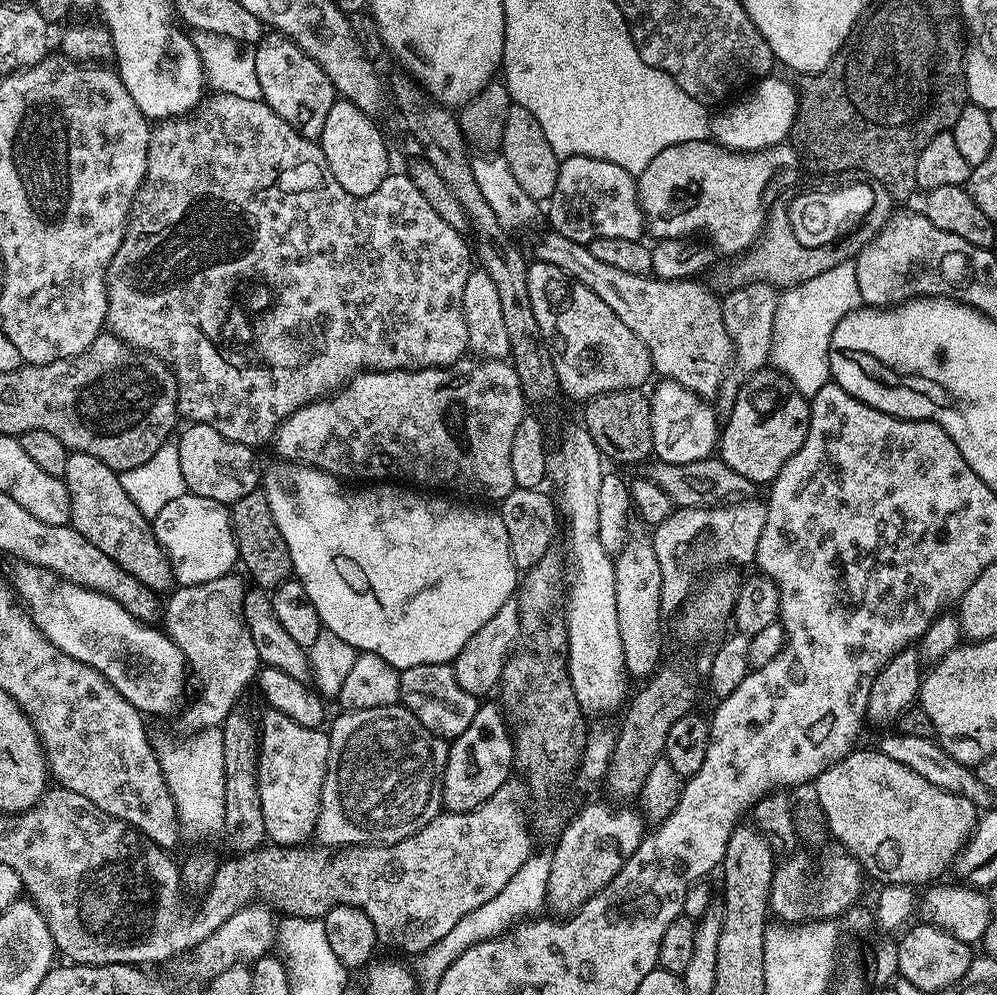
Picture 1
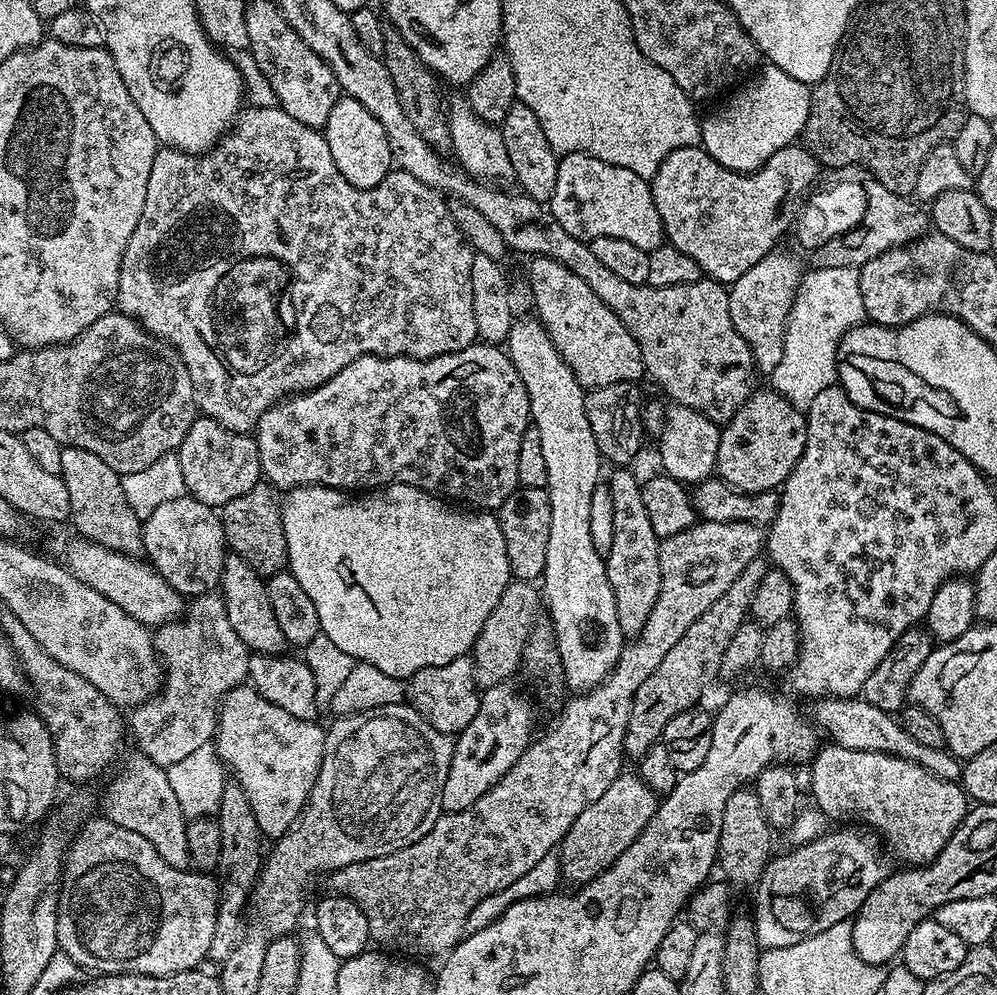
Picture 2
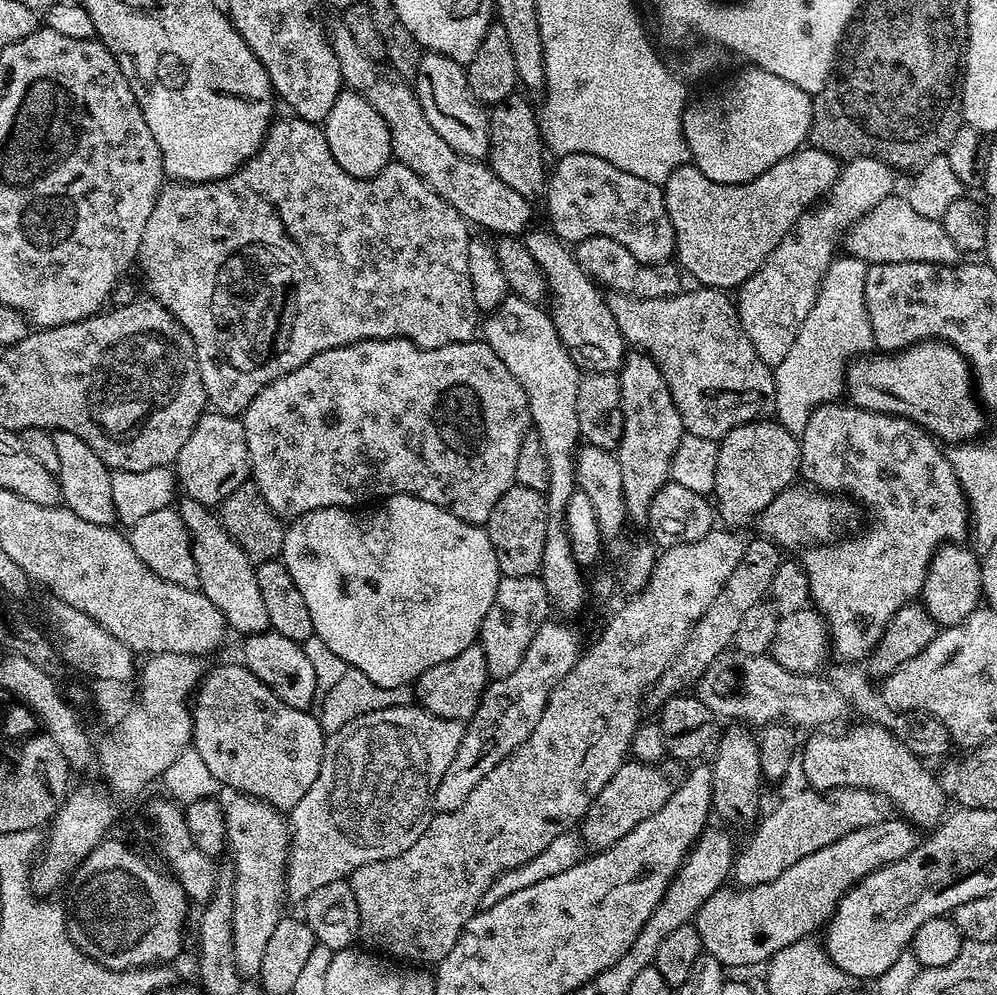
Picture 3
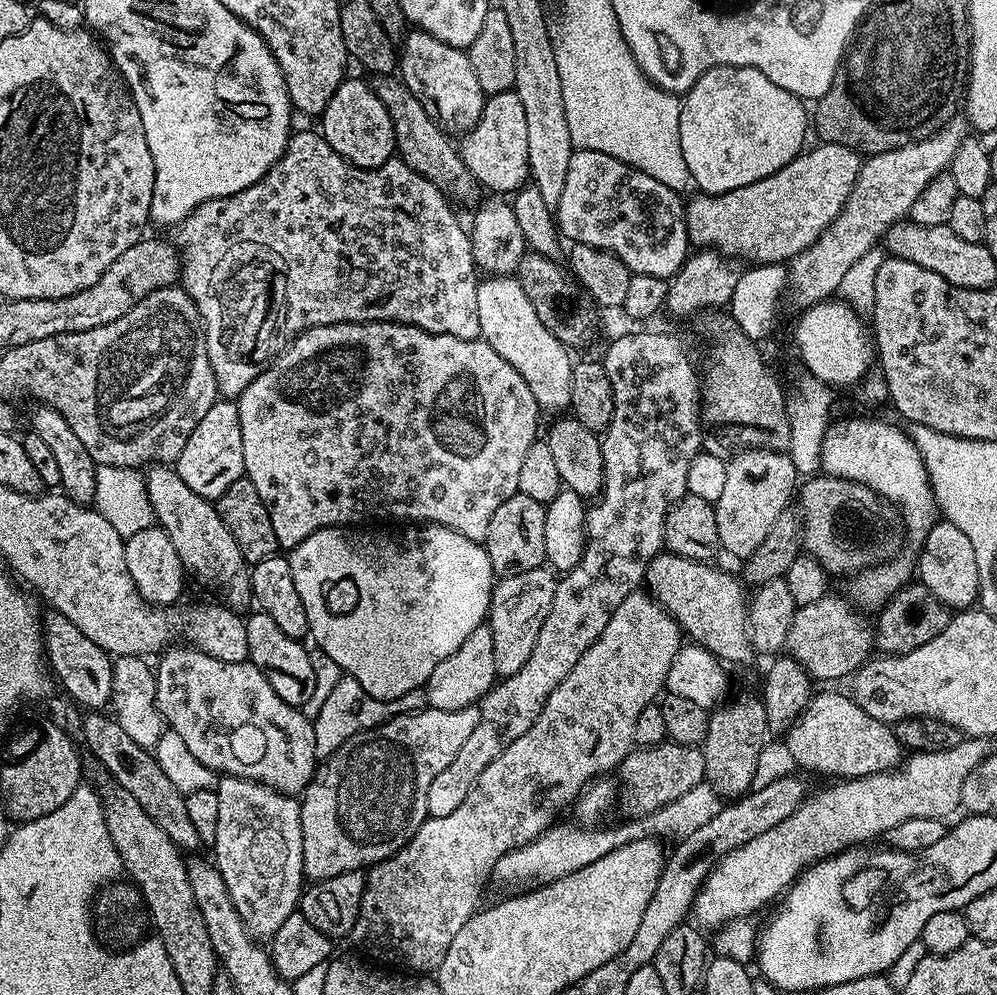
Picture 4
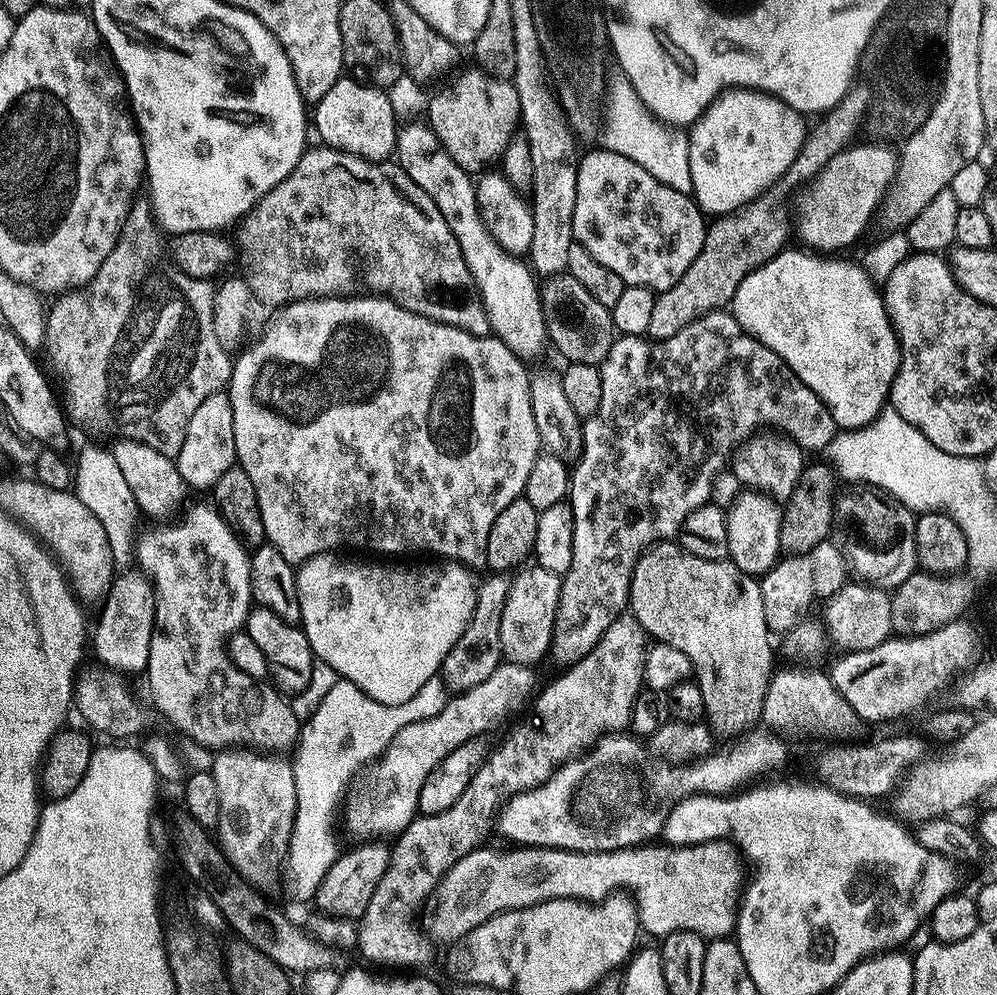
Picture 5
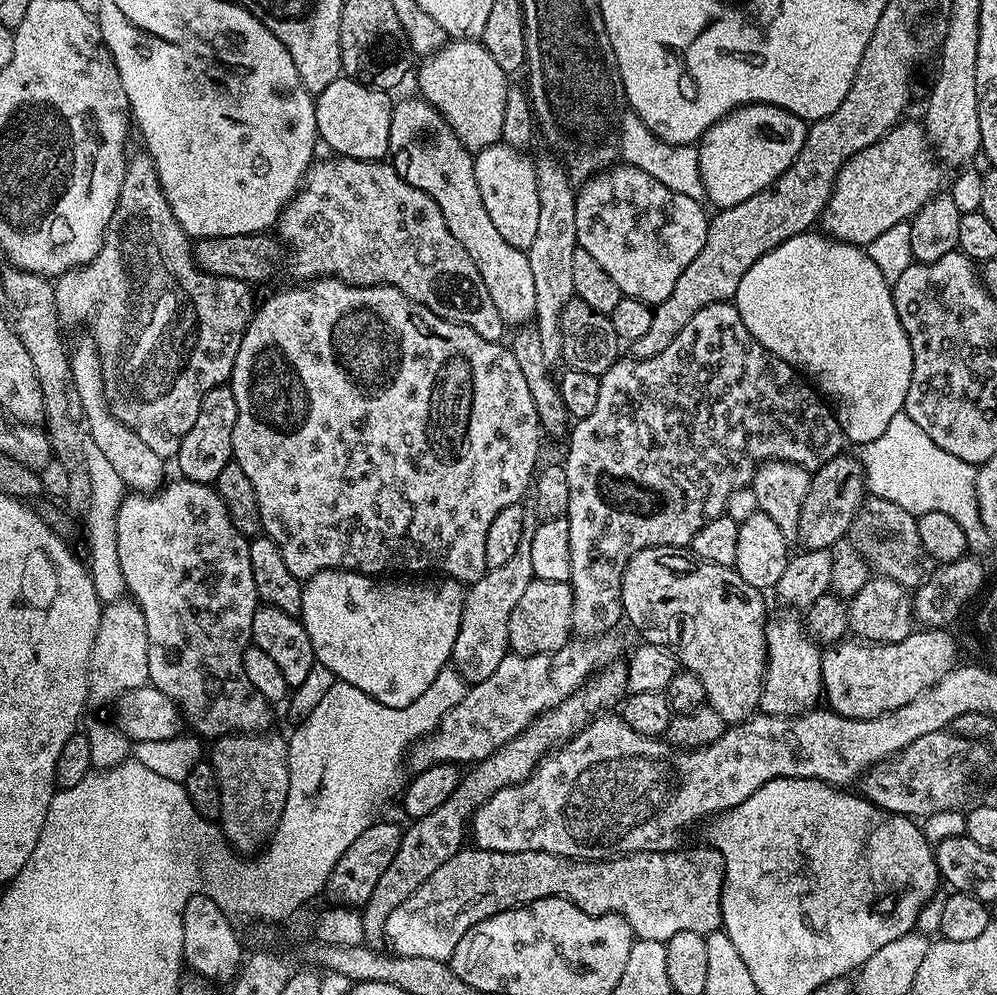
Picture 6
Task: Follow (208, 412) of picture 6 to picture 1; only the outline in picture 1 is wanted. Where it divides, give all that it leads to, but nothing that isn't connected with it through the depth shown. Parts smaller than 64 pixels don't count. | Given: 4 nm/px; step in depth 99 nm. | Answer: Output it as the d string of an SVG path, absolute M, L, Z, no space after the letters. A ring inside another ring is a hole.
M189 423L187 427L175 441L178 446L178 466L182 466L187 491L202 498L214 498L214 502L229 506L245 494L257 491L262 472L259 467L256 469L257 453L253 449L218 434L214 426Z

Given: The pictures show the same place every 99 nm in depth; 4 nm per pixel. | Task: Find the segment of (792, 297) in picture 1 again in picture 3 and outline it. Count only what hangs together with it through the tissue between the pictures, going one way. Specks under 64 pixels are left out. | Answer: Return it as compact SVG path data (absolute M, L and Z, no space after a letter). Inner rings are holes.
M847 254L837 255L826 270L818 298L810 314L806 314L806 322L802 322L798 338L794 338L794 346L779 357L777 364L780 365L774 368L774 416L786 430L802 434L816 407L835 401L839 397L836 395L845 391L846 365L849 361L857 354L873 351L874 330L868 313L869 267L865 260Z

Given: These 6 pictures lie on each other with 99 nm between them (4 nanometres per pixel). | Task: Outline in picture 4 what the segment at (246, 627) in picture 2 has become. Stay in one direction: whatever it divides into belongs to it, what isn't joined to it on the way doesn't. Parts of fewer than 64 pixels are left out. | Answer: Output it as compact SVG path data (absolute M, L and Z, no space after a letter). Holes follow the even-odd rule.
M153 463L144 476L146 490L150 498L150 506L156 515L155 523L170 534L174 542L174 550L178 550L178 558L185 569L196 571L200 580L213 584L221 592L223 603L233 610L244 610L252 599L252 574L250 565L245 560L242 550L238 550L238 542L234 542L234 534L226 530L226 522L218 514L215 503L203 500L177 474L175 467L168 464Z

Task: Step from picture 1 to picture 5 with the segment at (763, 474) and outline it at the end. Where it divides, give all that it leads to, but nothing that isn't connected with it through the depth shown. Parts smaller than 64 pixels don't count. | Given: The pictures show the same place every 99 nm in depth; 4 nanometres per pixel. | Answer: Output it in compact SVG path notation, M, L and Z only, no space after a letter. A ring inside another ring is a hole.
M744 490L736 501L731 501L732 509L727 509L728 525L726 526L726 542L728 543L728 559L738 570L754 577L761 577L774 567L781 559L780 531L782 530L781 501L764 491Z

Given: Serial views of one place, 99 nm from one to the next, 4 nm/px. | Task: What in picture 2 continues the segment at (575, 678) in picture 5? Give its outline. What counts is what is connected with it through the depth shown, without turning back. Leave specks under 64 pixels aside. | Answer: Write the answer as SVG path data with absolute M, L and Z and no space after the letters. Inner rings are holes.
M700 520L691 524L689 528L682 530L682 534L663 537L660 542L662 586L658 594L658 602L654 602L654 608L650 610L650 616L646 618L646 626L642 626L638 635L625 643L612 673L598 686L594 686L588 692L573 695L571 697L573 700L566 701L564 709L560 712L560 717L556 720L556 725L541 740L539 738L533 739L527 750L522 754L522 758L518 758L518 762L514 762L514 766L510 766L510 770L506 770L504 777L490 790L486 790L486 794L482 794L482 798L478 798L478 802L474 802L461 812L444 812L434 822L434 826L430 826L427 834L418 838L418 842L414 842L402 850L394 850L394 854L386 854L382 858L370 858L366 862L354 862L350 866L342 866L327 877L328 884L332 887L329 889L335 895L350 898L358 906L358 910L362 910L362 914L366 914L368 934L373 945L379 946L392 954L403 954L408 958L436 955L439 957L441 954L447 953L455 948L461 937L465 935L464 923L466 918L470 914L470 910L474 910L474 906L478 906L478 902L482 902L482 898L490 898L490 894L510 886L510 882L518 882L518 878L522 878L522 874L526 874L526 870L532 869L545 854L553 852L560 841L563 840L564 835L570 830L570 826L574 826L578 814L582 814L582 810L586 810L586 806L598 802L598 798L602 798L602 794L606 794L610 782L614 782L617 776L621 775L620 760L622 761L624 750L626 722L630 722L630 706L634 694L638 694L638 686L642 686L642 682L646 682L646 678L650 678L650 674L654 674L654 670L658 670L658 662L662 662L662 658L666 658L666 654L670 654L674 642L678 642L678 638L682 638L682 634L686 634L686 630L690 630L690 622L694 622L703 612L710 610L710 606L714 606L714 602L718 602L718 598L722 598L722 594L726 594L726 590L730 590L734 578L738 578L738 574L742 574L742 570L746 570L746 566L750 566L750 562L761 555L765 540L765 533L757 525L747 524L746 522L710 522L709 520Z

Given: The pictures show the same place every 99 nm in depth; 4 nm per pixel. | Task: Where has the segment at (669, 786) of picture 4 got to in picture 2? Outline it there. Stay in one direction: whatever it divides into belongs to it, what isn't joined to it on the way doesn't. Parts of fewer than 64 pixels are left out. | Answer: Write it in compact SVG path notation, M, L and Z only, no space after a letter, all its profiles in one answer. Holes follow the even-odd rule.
M621 774L617 776L614 782L610 782L606 794L602 794L602 798L598 798L598 802L586 806L586 810L582 810L582 814L578 814L574 826L570 826L570 830L560 841L558 851L560 854L561 877L572 883L569 885L583 886L589 884L594 878L601 876L614 861L622 858L622 854L635 842L638 834L642 834L642 830L648 825L650 818L654 818L657 807L657 793L652 792L650 786L644 783L639 775L627 776L627 774Z

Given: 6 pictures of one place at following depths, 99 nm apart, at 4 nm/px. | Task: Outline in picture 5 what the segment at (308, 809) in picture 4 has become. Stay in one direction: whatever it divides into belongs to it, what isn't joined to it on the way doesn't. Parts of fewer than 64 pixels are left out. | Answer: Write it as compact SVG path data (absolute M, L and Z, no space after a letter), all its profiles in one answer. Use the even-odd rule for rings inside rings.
M502 662L486 678L470 690L453 695L444 709L434 718L410 722L394 734L388 749L375 762L369 763L346 788L346 798L352 803L352 816L356 819L356 840L372 842L377 838L395 838L418 815L418 798L422 782L430 778L430 770L467 740L483 737L512 706L512 700L527 690L532 682L531 667Z

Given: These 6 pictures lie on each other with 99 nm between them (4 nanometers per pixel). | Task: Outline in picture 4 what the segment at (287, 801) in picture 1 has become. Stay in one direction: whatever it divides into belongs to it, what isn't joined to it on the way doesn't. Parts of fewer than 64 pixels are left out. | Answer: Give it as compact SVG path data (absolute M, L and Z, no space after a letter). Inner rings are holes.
M195 646L175 647L163 649L159 657L160 665L156 664L154 668L156 708L163 716L163 723L178 732L190 753L210 771L250 778L279 792L303 793L318 767L312 720L297 705L282 702L282 698L274 694L274 686L266 682L258 666L250 662L222 662L218 658L210 658L210 654Z

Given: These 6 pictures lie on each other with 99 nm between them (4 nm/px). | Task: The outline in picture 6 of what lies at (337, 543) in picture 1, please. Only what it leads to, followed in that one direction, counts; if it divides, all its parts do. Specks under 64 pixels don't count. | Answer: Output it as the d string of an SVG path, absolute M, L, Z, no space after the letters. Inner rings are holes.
M331 568L308 577L302 584L302 610L298 618L304 623L306 634L310 634L317 661L330 666L337 680L358 686L358 690L391 708L410 706L438 678L440 671L449 667L454 638L458 638L462 626L465 585L451 578L420 579L424 578L413 579L413 584L391 584L388 578Z

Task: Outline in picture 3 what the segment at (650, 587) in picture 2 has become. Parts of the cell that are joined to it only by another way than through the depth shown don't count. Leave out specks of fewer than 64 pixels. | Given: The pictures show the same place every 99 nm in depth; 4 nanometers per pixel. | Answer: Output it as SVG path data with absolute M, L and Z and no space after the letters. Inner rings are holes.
M584 444L576 455L576 487L588 495L594 505L594 514L598 517L600 535L605 541L612 540L612 560L616 563L614 580L624 594L641 592L647 586L648 579L656 565L657 549L647 539L635 540L632 536L620 536L624 527L630 524L626 510L626 494L622 490L622 466L615 451L599 448L593 444Z

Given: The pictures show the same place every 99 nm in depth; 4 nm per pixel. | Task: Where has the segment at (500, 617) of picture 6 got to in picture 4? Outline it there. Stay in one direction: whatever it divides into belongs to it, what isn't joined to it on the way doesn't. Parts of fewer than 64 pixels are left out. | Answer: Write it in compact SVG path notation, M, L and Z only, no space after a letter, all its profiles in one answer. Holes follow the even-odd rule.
M488 623L478 626L466 637L466 642L450 654L450 658L442 658L438 666L434 666L434 674L424 683L424 699L427 707L438 710L462 710L479 705L484 695L497 683L498 677L494 670L494 634Z

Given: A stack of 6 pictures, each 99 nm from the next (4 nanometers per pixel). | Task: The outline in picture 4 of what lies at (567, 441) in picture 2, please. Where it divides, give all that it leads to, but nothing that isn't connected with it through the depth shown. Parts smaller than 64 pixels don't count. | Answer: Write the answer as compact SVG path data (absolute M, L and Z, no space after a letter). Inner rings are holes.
M515 275L488 276L479 281L478 322L482 339L495 352L502 354L502 358L506 358L506 362L510 362L522 374L522 378L526 378L530 392L534 394L534 398L545 413L560 414L571 405L570 378L572 377L573 357L568 357L571 356L569 349L565 348L562 342L558 342L558 338L554 338L554 334L550 334L550 330L546 330L546 326L542 326L542 318L538 318L534 306L530 306L530 298L526 298L526 290L522 290Z

